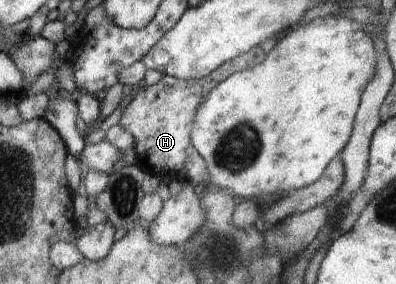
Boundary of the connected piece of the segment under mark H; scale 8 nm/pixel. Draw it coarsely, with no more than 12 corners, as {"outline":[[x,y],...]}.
{"outline":[[256,46],[208,77],[164,75],[139,91],[119,124],[145,174],[209,188],[190,141],[199,103],[255,67]]}

